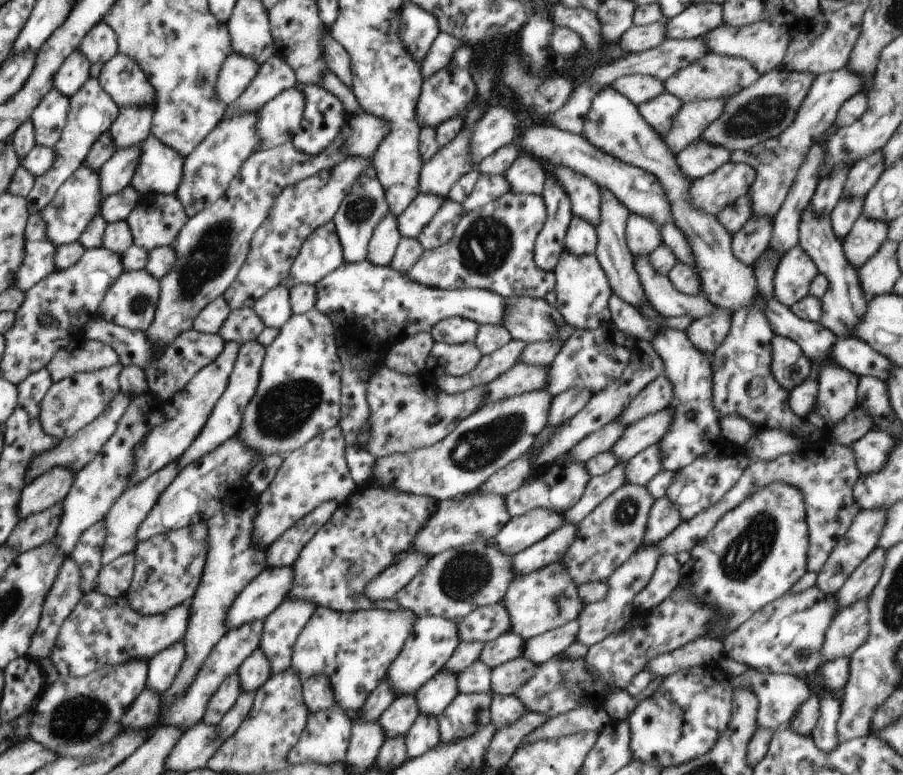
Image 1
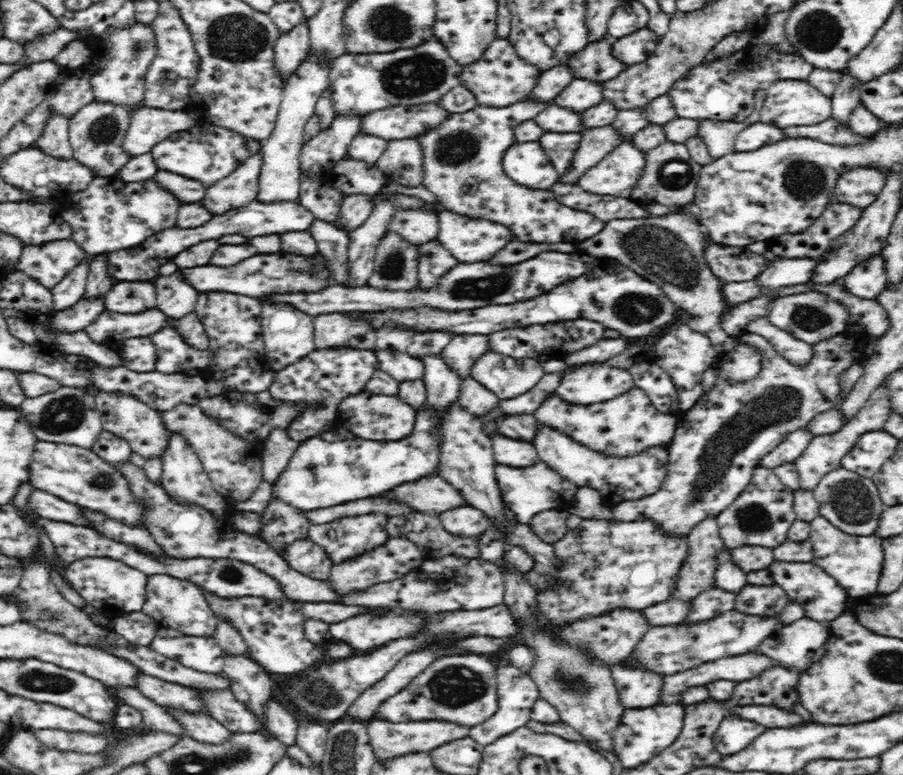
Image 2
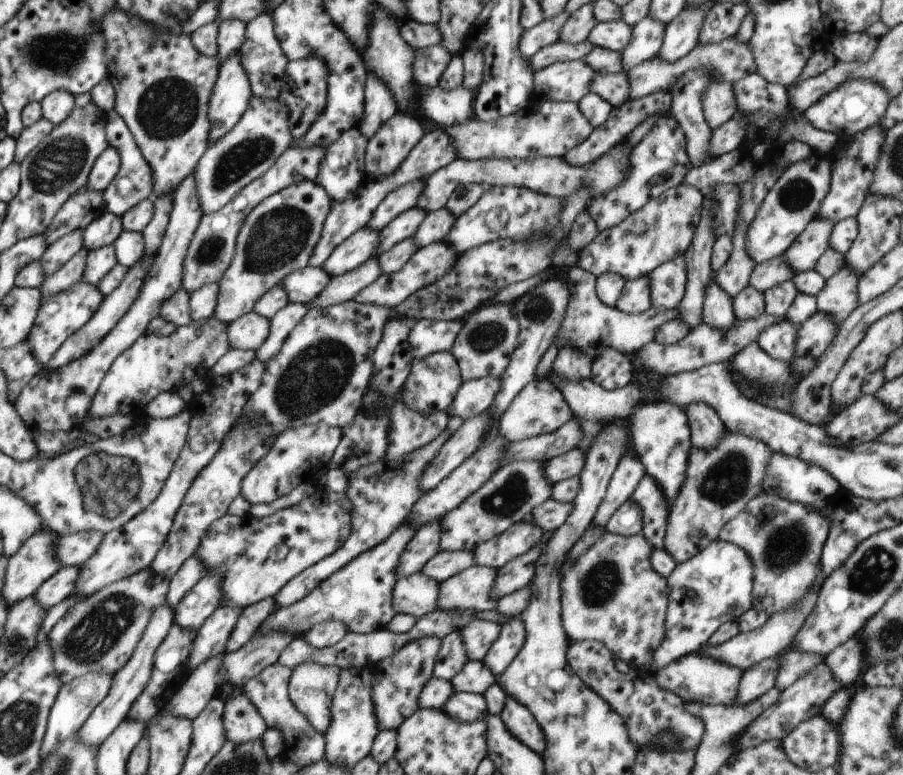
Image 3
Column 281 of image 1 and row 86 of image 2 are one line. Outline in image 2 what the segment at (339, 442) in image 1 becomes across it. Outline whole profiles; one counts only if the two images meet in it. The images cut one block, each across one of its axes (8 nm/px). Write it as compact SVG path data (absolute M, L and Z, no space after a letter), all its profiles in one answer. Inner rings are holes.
M498 38L484 50L482 58L472 64L462 65L460 85L468 87L474 95L478 105L490 105L493 108L504 108L509 104L526 99L536 86L542 71L534 64L522 59L506 38Z

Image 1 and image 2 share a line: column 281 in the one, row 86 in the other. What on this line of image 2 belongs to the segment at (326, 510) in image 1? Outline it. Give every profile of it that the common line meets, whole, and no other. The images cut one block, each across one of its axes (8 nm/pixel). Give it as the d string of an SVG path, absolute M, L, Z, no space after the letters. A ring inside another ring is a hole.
M566 64L549 68L542 71L536 86L532 88L527 98L550 104L574 79L572 69Z

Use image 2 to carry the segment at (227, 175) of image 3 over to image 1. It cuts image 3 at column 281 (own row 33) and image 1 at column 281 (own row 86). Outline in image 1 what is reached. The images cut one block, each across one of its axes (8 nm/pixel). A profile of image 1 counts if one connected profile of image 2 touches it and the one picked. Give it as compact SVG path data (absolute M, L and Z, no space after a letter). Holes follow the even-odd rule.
M290 87L258 110L261 150L290 142L300 130L304 109L305 94L298 87Z

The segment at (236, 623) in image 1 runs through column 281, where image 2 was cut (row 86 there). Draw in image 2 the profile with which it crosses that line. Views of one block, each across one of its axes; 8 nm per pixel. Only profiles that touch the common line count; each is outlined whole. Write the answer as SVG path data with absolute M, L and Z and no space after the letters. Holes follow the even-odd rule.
M575 78L556 96L553 104L583 113L602 102L602 83L588 79Z

